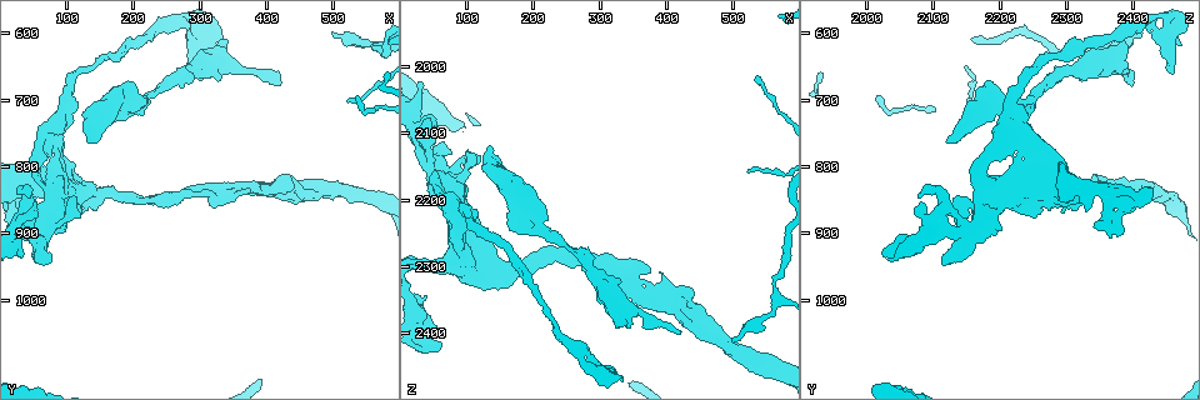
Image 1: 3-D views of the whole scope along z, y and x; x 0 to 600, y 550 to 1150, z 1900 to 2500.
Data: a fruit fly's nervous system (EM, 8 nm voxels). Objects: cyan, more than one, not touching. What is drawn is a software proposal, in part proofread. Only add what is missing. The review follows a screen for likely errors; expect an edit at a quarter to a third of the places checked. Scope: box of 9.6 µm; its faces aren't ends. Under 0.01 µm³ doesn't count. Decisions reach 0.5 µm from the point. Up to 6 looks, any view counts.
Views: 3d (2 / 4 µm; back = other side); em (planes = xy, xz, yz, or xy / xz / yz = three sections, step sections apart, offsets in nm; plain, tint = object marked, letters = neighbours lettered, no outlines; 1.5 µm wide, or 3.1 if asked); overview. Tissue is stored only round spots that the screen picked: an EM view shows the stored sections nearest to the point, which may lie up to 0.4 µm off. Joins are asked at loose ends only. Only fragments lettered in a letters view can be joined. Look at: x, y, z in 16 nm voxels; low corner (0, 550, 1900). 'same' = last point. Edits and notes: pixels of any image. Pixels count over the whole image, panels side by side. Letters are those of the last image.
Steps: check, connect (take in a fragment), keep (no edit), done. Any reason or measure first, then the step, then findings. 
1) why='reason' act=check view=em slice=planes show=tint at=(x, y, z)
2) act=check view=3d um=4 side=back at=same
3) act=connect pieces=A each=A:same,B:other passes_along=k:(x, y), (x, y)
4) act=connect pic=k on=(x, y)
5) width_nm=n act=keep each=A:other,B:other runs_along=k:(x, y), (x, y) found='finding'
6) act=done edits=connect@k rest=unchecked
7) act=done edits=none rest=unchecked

why='branch stops here' act=check view=3d um=2 at=(495, 600, 2410)

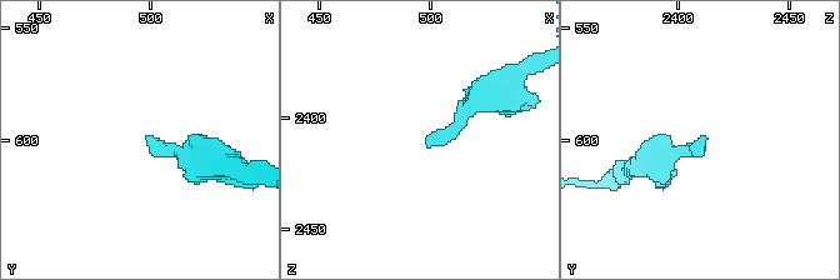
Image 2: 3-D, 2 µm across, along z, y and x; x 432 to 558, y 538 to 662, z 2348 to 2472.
act=check view=em slice=xy step=4 show=letters at=(497, 600, 2412)

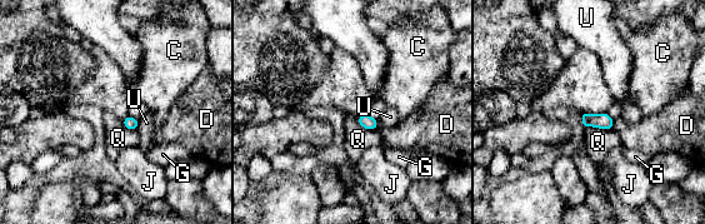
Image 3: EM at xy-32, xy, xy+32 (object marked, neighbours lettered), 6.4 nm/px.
act=keep each=C:other,D:other,G:other,J:other,Q:other,U:other border=3:(614, 119), (611, 128) found='none of them fits'

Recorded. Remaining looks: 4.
why='free end' act=check view=em slice=xz step=4 show=plain at=(165, 715, 2245)

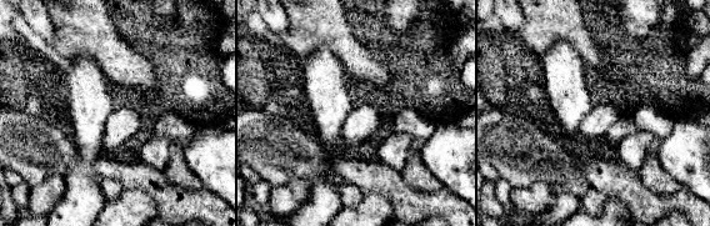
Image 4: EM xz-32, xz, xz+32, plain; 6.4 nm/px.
why='what lies round it' act=check view=em slice=xz step=4 show=letters at=same

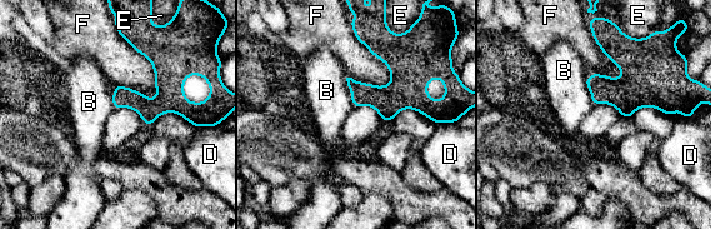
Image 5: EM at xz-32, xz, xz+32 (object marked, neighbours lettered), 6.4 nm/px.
longest_contact=F:550nm act=keep each=B:other,D:other,E:other,F:other runs_along=5:(359, 35), (406, 74), (431, 115) found='no lettered fragment goes on from it'

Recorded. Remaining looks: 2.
why='free end' act=check view=em slice=yz step=8 show=tint at=(40, 840, 2080)

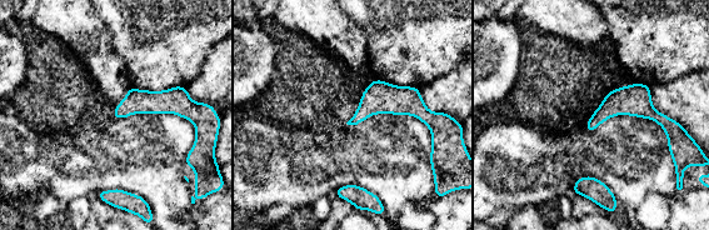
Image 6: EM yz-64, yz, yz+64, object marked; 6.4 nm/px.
act=check view=em slice=xy step=4 show=letters at=same

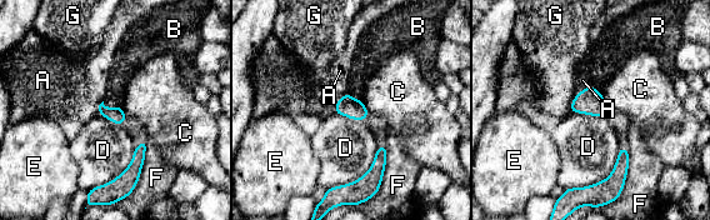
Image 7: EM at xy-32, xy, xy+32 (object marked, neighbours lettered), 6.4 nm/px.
width_nm=100 longest_contact=D:440nm act=keep each=A:other,B:other,C:other,D:other,E:other,F:other,G:other found='no lettered fragment goes on from it'

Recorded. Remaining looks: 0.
act=done edits=none rest=unchecked

